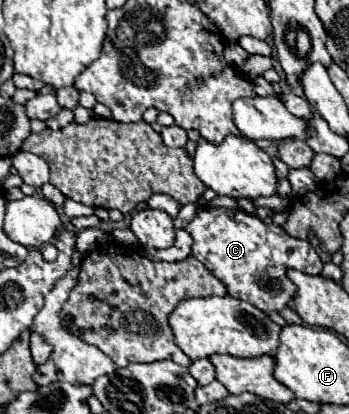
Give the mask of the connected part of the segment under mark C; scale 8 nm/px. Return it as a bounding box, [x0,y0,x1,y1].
[185,207,321,311]

